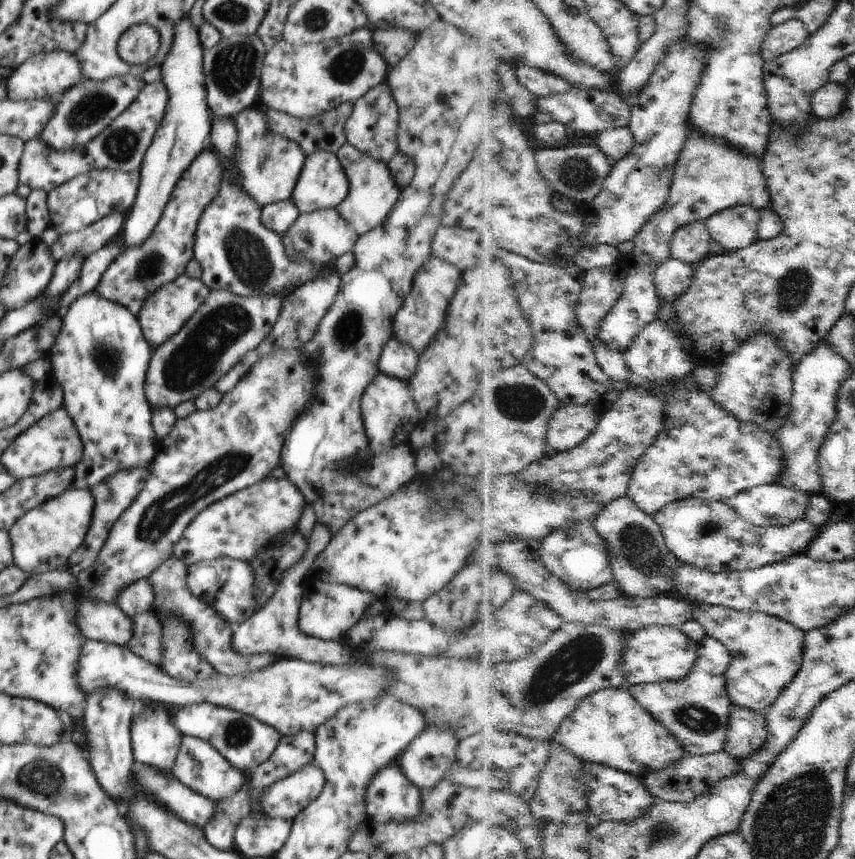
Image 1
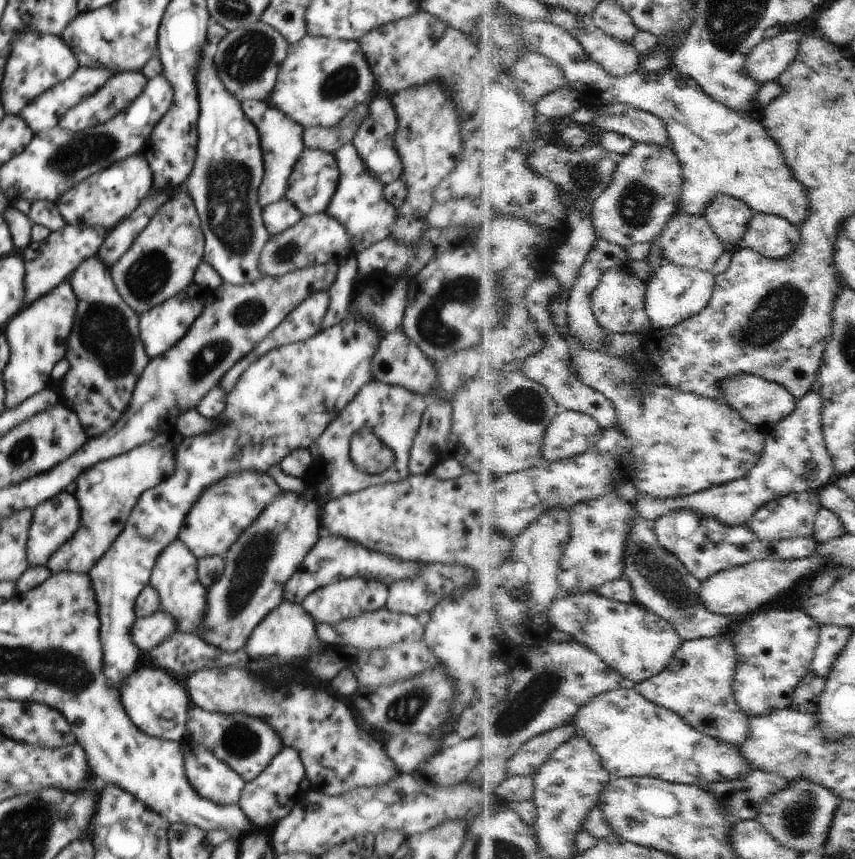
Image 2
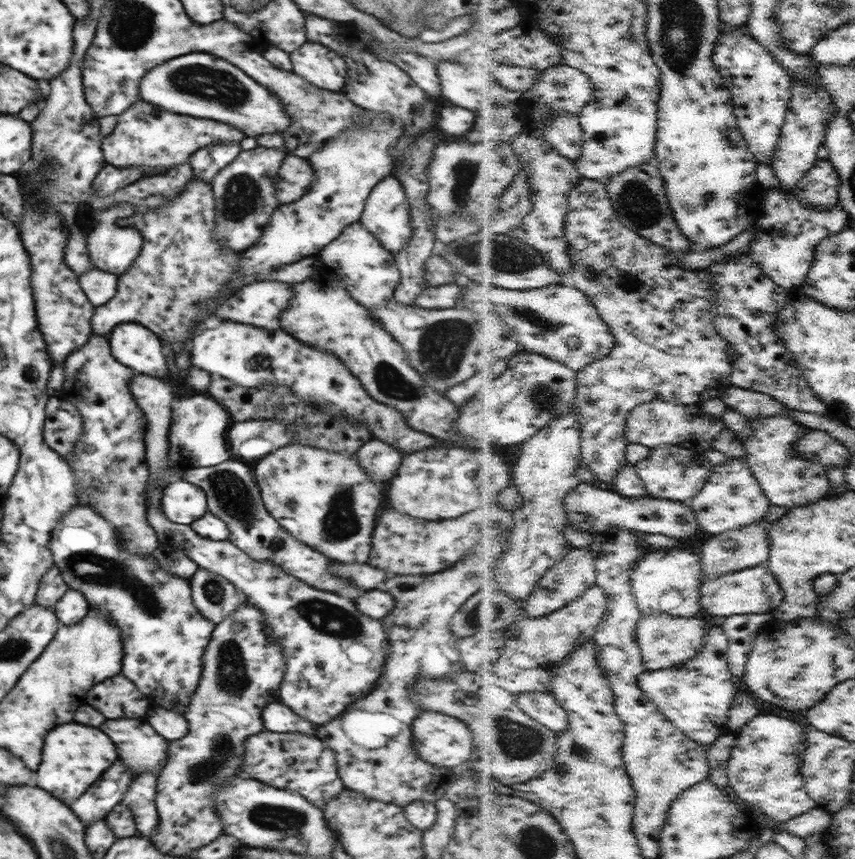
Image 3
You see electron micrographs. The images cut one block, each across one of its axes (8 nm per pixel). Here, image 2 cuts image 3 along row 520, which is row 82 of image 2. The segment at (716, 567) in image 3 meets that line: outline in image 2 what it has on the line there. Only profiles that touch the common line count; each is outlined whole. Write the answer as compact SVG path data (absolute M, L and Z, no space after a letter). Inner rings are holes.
M786 31L773 39L764 39L747 58L749 74L762 83L777 81L800 54L800 41L805 34Z

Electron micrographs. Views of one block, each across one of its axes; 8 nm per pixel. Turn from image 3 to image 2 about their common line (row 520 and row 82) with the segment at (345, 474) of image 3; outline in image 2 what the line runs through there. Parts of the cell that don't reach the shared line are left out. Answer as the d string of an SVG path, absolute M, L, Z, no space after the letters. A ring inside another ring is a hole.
M306 35L302 40L289 44L286 60L280 67L268 102L304 128L330 129L352 108L370 102L376 95L374 88L377 93L375 76L359 41Z

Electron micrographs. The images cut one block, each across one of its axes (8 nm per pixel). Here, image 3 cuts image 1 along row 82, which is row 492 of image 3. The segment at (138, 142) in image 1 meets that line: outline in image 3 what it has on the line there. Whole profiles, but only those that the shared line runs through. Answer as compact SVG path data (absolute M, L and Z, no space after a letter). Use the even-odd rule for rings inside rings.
M168 462L168 467L159 474L157 485L149 494L146 503L148 524L157 534L160 544L174 542L183 548L183 552L200 569L209 570L229 580L246 595L249 603L256 605L263 612L267 624L265 629L276 637L276 643L281 644L286 659L284 678L279 688L280 702L315 726L325 726L331 721L336 721L351 704L370 694L377 683L376 680L379 680L380 675L383 674L389 653L389 634L384 628L384 623L381 619L373 619L362 614L357 606L354 606L355 600L344 598L334 592L312 588L312 585L288 574L279 564L274 564L273 560L254 560L229 540L210 540L196 534L190 525L168 520L160 508L160 500L162 500L164 489L173 482L173 476L175 476L175 470L171 462Z

